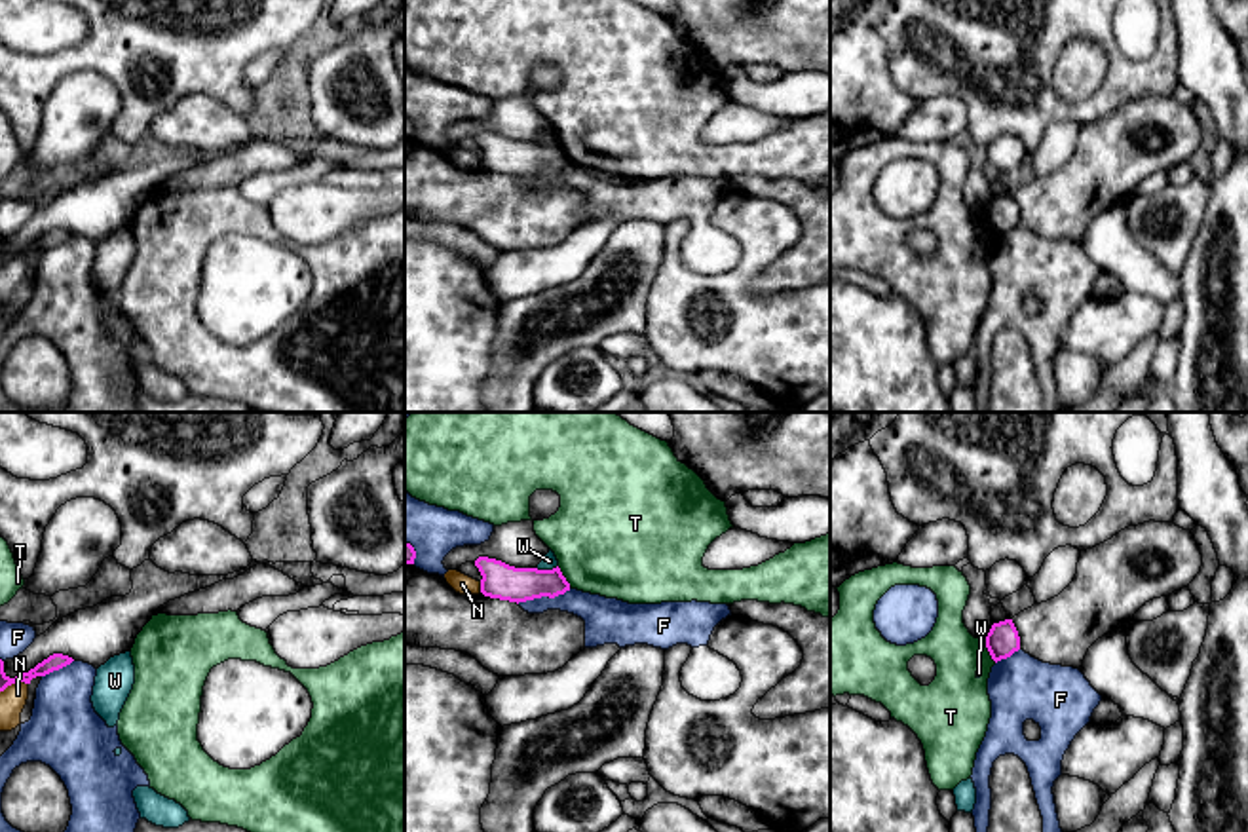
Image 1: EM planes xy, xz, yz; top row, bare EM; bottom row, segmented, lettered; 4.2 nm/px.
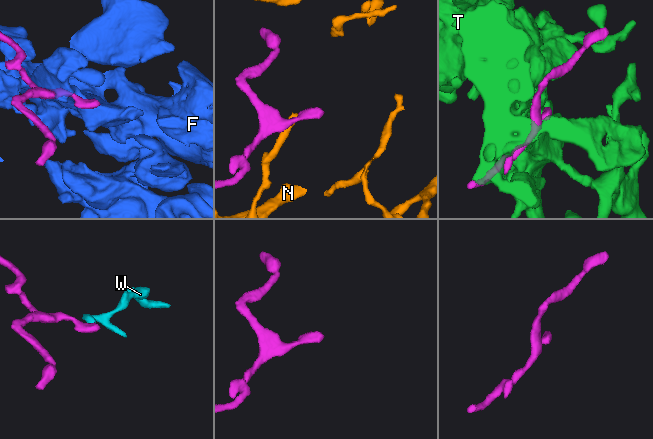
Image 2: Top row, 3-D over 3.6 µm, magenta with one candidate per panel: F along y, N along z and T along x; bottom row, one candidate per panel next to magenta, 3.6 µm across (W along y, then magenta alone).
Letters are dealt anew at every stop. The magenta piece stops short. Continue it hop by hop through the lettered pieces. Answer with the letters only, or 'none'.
none

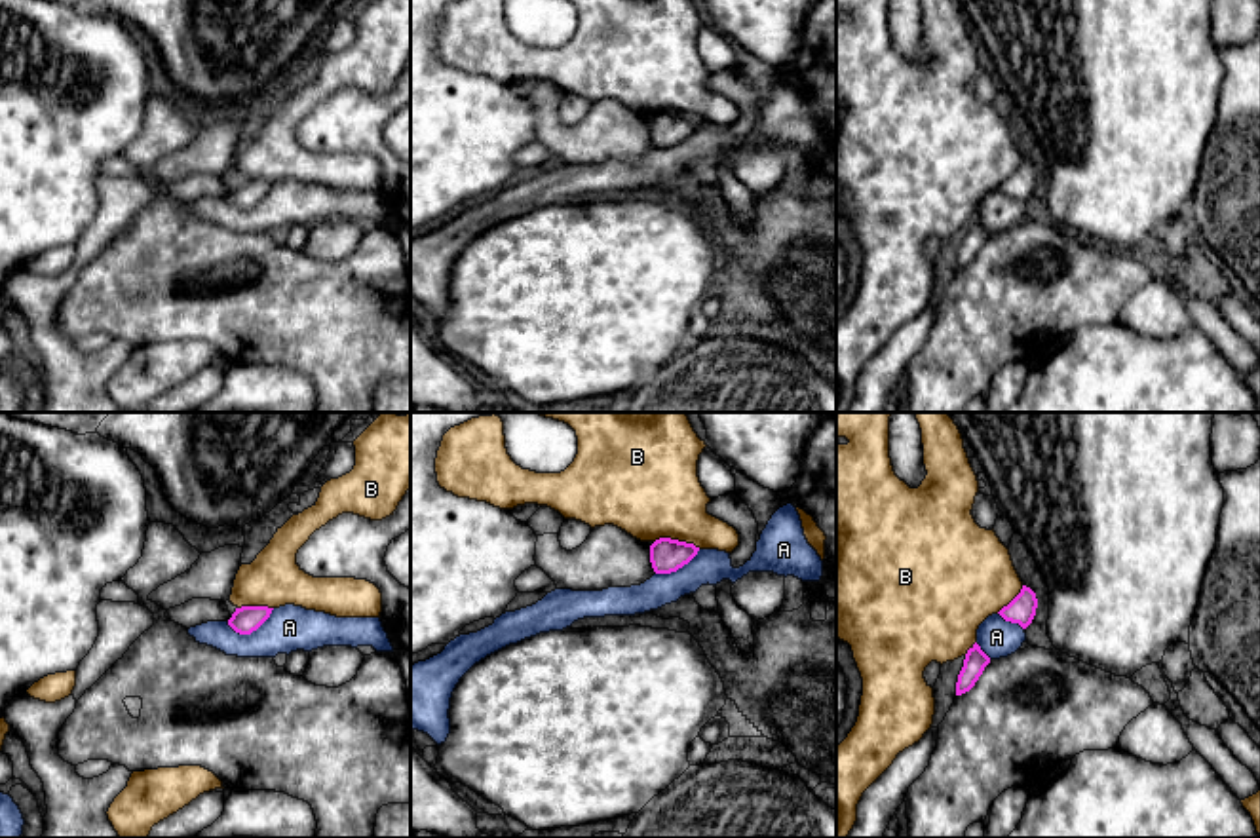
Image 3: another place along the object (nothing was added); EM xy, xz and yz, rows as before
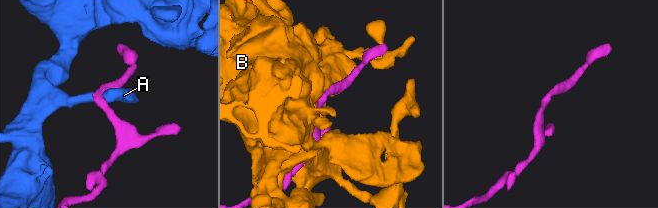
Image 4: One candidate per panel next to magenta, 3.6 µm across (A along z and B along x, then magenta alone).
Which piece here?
none

